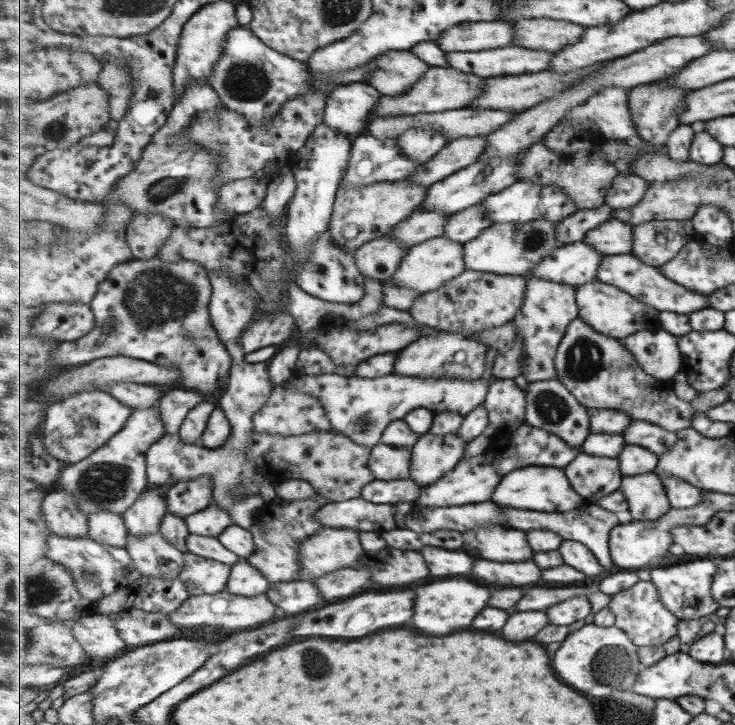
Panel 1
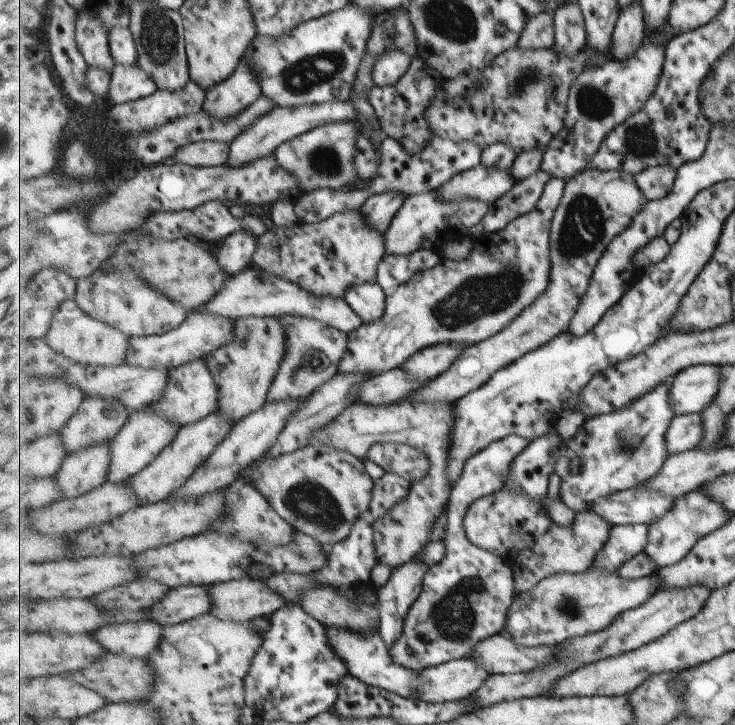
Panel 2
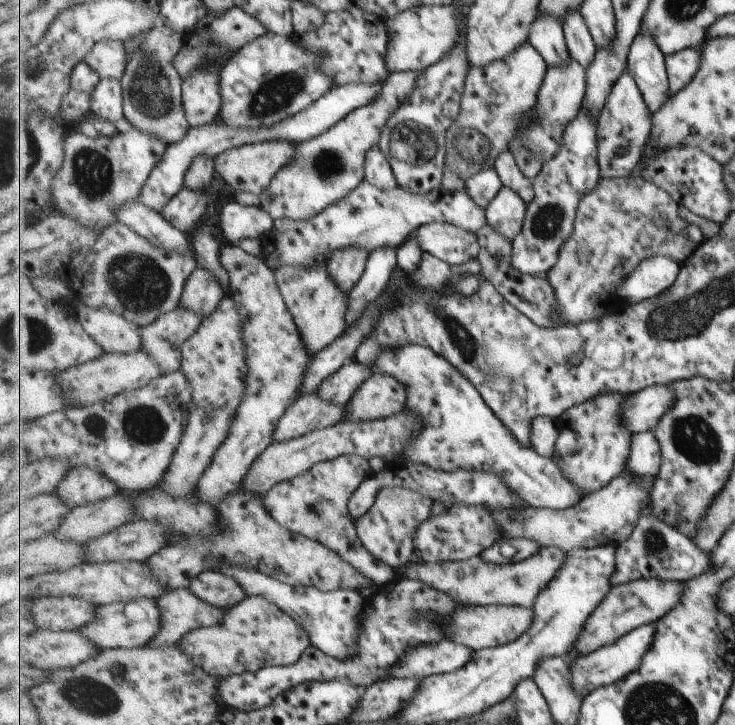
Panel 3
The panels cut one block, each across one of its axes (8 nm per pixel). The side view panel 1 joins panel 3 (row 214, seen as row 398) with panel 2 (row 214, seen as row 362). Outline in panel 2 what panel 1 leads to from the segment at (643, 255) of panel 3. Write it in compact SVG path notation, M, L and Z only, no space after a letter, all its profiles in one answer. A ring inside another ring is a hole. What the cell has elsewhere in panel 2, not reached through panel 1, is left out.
M585 169L566 181L564 198L556 210L552 224L552 270L548 290L529 307L529 312L511 326L485 342L467 347L460 352L457 364L431 384L415 390L404 400L447 402L453 404L469 392L481 388L501 368L513 364L527 352L537 350L569 330L573 316L584 299L596 272L596 266L609 245L630 228L633 219L649 202L637 184L636 176L628 172Z

